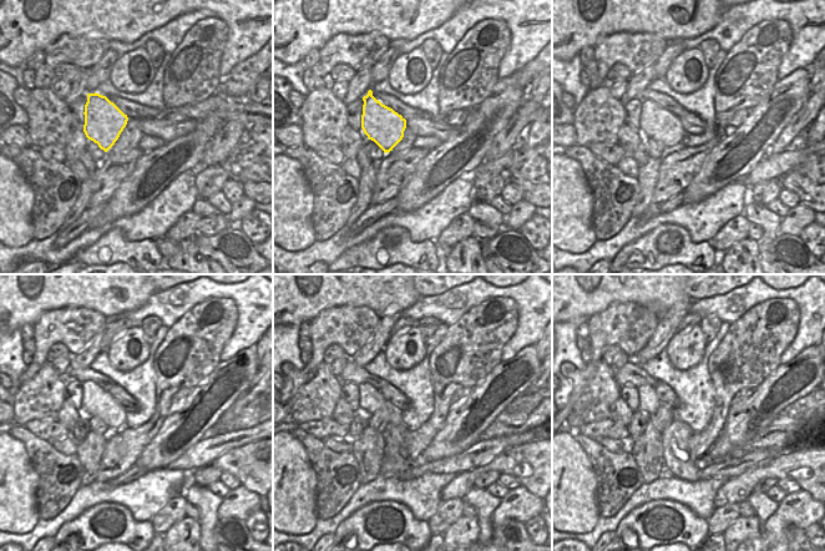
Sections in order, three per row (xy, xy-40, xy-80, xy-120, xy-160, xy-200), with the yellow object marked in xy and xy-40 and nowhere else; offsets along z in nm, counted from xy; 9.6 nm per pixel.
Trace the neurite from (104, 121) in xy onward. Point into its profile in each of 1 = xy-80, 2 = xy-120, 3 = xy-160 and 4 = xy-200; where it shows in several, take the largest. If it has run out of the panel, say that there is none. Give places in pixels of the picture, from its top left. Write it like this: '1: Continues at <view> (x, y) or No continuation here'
1: Continues at xy-80 (661, 125)
2: Continues at xy-120 (96, 402)
3: Continues at xy-160 (370, 399)
4: Continues at xy-200 (648, 400).

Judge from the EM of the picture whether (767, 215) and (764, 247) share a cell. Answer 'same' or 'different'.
same

